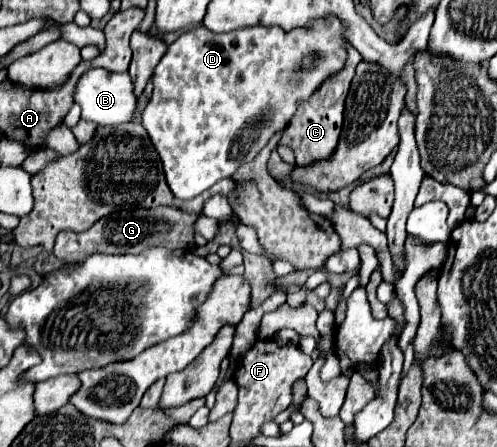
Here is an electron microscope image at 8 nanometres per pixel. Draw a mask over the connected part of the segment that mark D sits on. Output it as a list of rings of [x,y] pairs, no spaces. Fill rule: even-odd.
[[[332,18],[330,22],[324,22],[324,20],[316,20],[314,28],[310,30],[304,30],[304,28],[298,28],[298,30],[292,30],[292,32],[284,32],[282,28],[278,26],[260,26],[260,28],[240,28],[240,30],[232,30],[232,32],[226,32],[226,34],[214,34],[210,32],[206,26],[196,26],[188,32],[182,32],[178,36],[178,40],[174,44],[168,46],[168,52],[164,54],[164,58],[160,60],[160,64],[156,66],[154,70],[154,76],[152,76],[152,82],[154,82],[154,92],[152,92],[152,98],[146,106],[146,110],[142,112],[142,126],[148,130],[148,136],[162,160],[162,166],[164,166],[164,174],[166,174],[166,182],[172,190],[172,194],[180,200],[190,200],[202,192],[206,192],[210,186],[214,186],[218,180],[222,178],[230,178],[234,176],[234,172],[238,170],[238,166],[246,164],[246,162],[252,162],[256,158],[256,154],[266,146],[266,142],[270,140],[272,134],[276,132],[282,132],[286,128],[286,124],[290,122],[292,114],[296,112],[296,104],[298,100],[306,100],[310,98],[310,94],[332,74],[340,72],[340,68],[344,66],[346,62],[346,40],[342,36],[342,26],[336,18]]]

